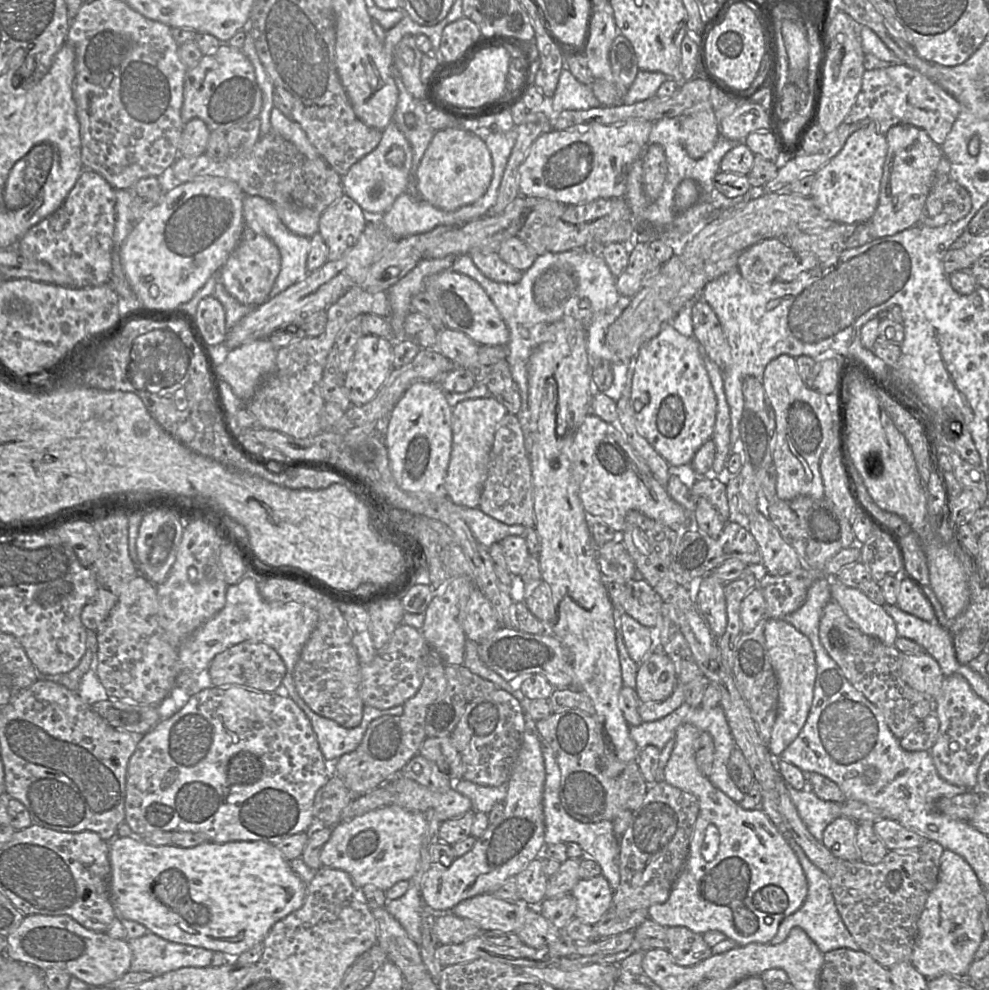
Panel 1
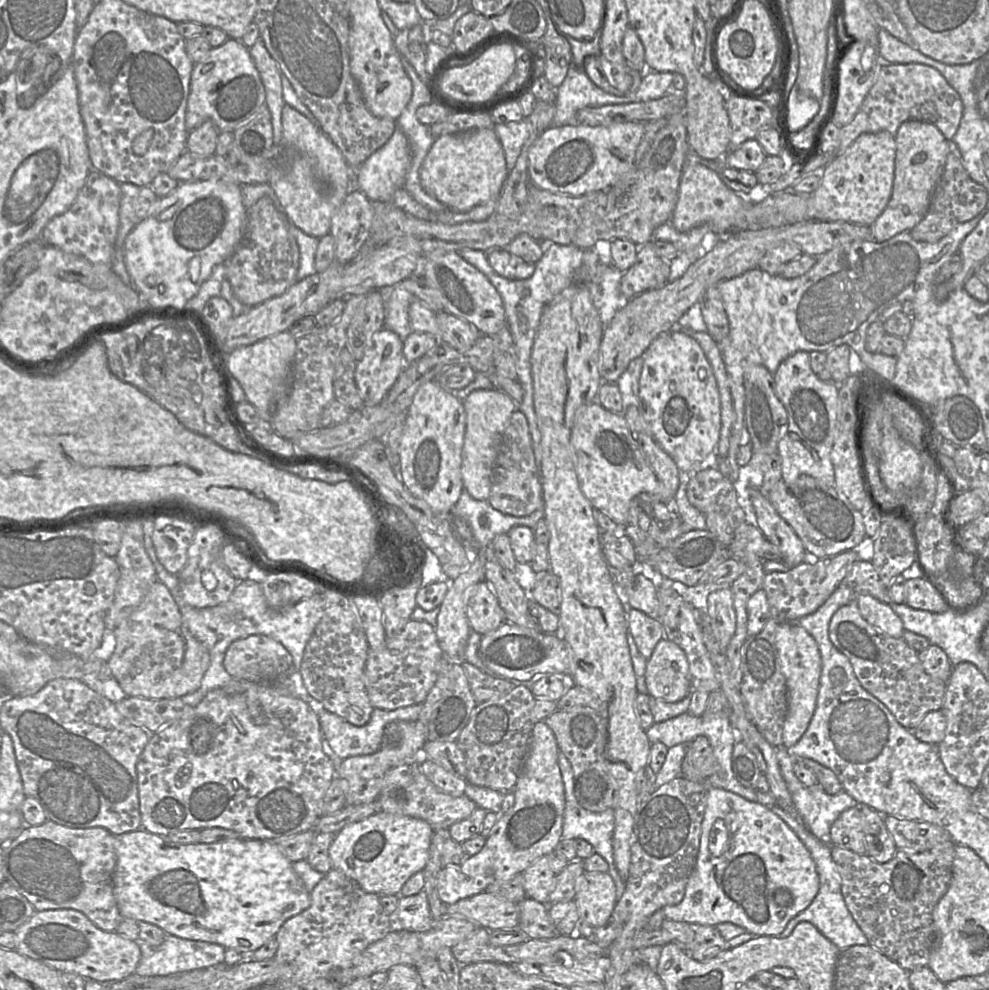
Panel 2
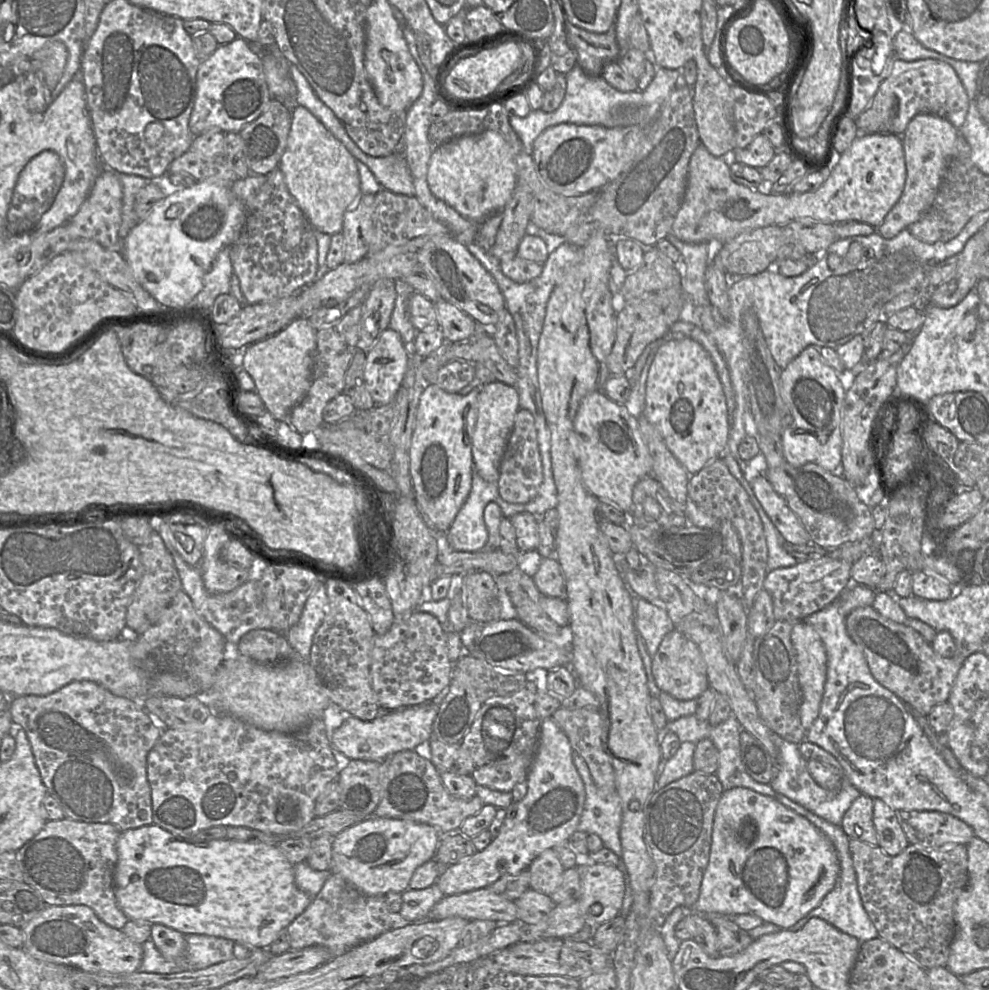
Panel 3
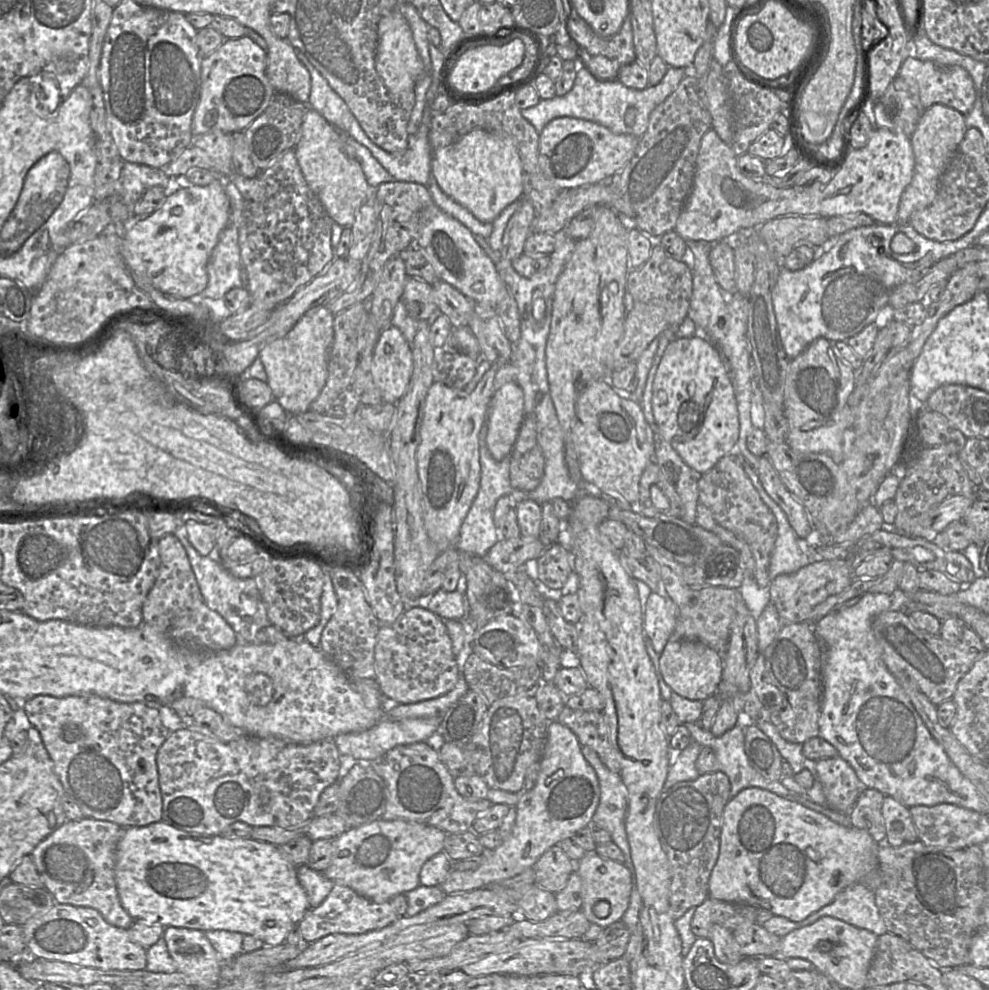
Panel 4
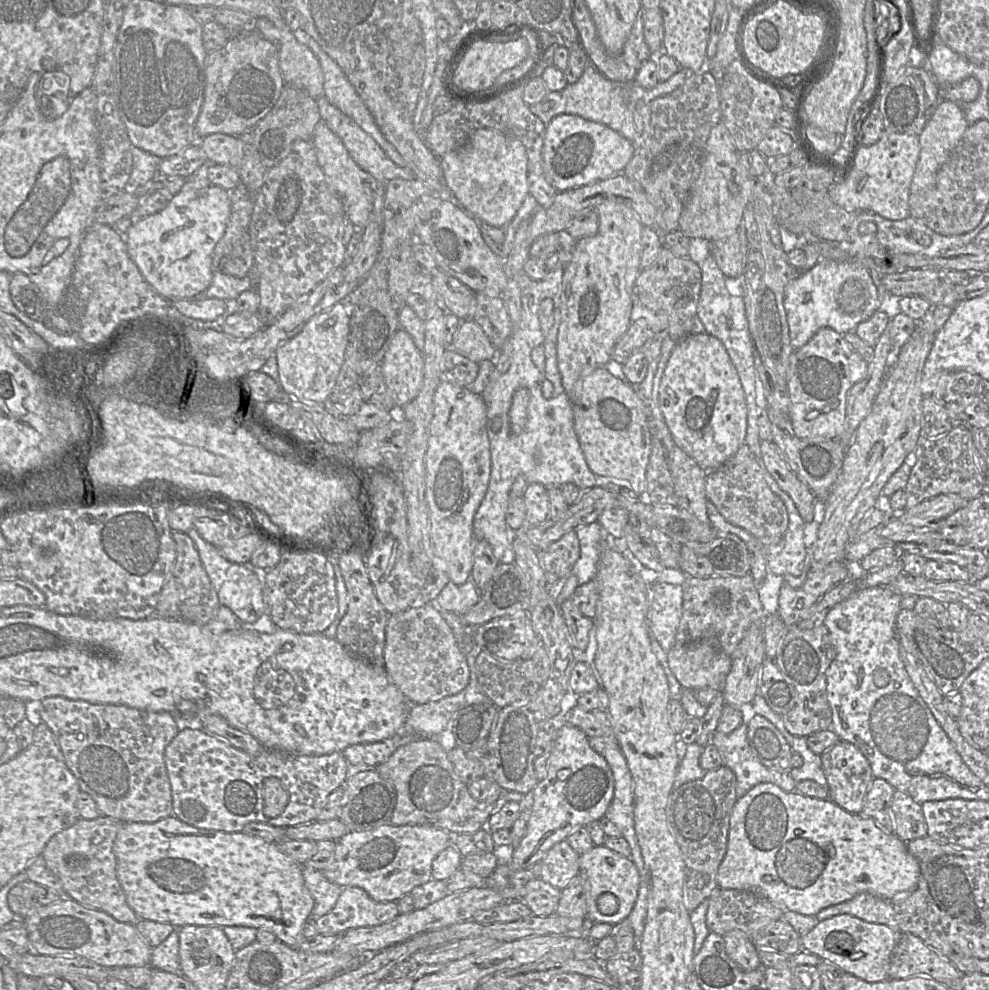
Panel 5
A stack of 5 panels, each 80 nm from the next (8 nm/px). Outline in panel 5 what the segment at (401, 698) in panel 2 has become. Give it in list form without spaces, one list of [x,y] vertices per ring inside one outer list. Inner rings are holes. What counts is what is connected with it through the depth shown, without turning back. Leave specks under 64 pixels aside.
[[[431,603],[390,615],[386,626],[384,670],[412,704],[456,694],[468,685],[471,676],[466,656],[440,611]]]

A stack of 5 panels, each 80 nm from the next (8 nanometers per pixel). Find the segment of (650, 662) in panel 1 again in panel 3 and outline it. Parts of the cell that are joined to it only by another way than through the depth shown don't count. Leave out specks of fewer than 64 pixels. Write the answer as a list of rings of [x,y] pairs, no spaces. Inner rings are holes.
[[[679,630],[665,635],[652,656],[651,671],[657,687],[678,700],[697,700],[709,688],[707,666],[699,647]]]

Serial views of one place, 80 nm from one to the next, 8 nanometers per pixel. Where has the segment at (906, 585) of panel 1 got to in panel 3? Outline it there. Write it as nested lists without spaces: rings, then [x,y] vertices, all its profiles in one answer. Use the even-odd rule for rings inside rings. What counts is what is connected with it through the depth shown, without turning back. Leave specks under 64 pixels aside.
[[[914,571],[912,574],[912,595],[918,598],[946,600],[955,594],[958,587],[938,574],[926,574],[921,571]]]

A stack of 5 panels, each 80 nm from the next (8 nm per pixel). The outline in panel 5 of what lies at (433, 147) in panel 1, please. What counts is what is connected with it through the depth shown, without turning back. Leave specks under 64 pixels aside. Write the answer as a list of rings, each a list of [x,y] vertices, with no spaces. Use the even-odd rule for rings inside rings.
[[[479,129],[463,146],[440,159],[451,193],[464,208],[490,226],[504,229],[529,195],[527,153],[523,143],[514,135]]]

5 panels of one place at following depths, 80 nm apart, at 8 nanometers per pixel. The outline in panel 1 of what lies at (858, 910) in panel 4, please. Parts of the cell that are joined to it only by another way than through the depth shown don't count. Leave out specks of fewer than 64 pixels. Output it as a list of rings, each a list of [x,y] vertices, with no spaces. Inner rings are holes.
[[[789,835],[788,843],[796,853],[807,879],[808,893],[803,905],[793,914],[786,917],[779,925],[774,938],[769,942],[777,945],[784,942],[793,928],[802,928],[810,939],[817,945],[819,950],[825,954],[837,949],[848,948],[859,950],[859,946],[847,927],[845,926],[835,904],[831,891],[830,879],[816,867],[805,855],[804,851],[795,842],[793,835]]]

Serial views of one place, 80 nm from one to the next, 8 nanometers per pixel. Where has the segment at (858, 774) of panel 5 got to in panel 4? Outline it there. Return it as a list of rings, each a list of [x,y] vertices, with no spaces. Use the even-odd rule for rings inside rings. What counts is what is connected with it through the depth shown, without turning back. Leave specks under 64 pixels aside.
[[[839,755],[816,761],[816,772],[823,786],[828,807],[849,813],[860,794],[867,789],[852,766]]]

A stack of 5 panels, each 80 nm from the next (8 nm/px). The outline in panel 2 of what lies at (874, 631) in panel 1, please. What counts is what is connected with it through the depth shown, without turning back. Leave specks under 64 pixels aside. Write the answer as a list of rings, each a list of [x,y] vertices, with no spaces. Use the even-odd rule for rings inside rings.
[[[859,593],[854,599],[862,617],[872,626],[891,637],[902,637],[904,628],[901,618],[889,604],[883,603],[868,593]]]

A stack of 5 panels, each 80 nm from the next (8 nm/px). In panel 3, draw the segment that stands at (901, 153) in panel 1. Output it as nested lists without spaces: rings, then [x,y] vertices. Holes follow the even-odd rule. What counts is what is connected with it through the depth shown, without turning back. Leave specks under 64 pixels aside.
[[[919,114],[901,135],[905,154],[906,181],[903,192],[876,231],[885,239],[892,239],[902,230],[919,221],[933,205],[946,173],[959,129],[948,120],[932,114]]]

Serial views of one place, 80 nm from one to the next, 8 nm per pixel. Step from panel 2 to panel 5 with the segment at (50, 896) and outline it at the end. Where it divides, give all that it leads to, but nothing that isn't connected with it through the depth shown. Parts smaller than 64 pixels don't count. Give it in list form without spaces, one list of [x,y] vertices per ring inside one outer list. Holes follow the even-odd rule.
[[[106,816],[80,819],[55,834],[47,842],[40,857],[60,881],[65,897],[106,912],[119,922],[134,925],[142,919],[128,905],[116,873],[114,843],[122,824]]]

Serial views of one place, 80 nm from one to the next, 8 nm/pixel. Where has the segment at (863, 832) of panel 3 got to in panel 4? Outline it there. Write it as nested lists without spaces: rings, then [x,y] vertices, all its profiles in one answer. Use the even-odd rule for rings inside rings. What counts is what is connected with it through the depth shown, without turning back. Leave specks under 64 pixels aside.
[[[873,788],[865,789],[848,816],[851,826],[868,831],[875,841],[885,843],[887,837],[885,819],[882,814],[886,795]]]

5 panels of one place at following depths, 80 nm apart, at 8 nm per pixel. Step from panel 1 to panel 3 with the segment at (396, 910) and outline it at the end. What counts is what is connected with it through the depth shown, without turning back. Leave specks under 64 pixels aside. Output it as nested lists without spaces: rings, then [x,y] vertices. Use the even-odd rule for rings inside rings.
[[[436,884],[424,889],[408,889],[402,892],[399,922],[413,923],[428,919],[432,907],[441,900],[443,895]]]

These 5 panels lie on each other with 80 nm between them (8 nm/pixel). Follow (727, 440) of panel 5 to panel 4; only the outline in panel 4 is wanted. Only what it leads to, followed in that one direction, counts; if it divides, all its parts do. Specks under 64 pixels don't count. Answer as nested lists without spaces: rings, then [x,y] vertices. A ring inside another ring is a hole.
[[[706,337],[676,338],[666,348],[652,386],[652,412],[660,435],[699,474],[735,449],[739,413],[719,349]]]

